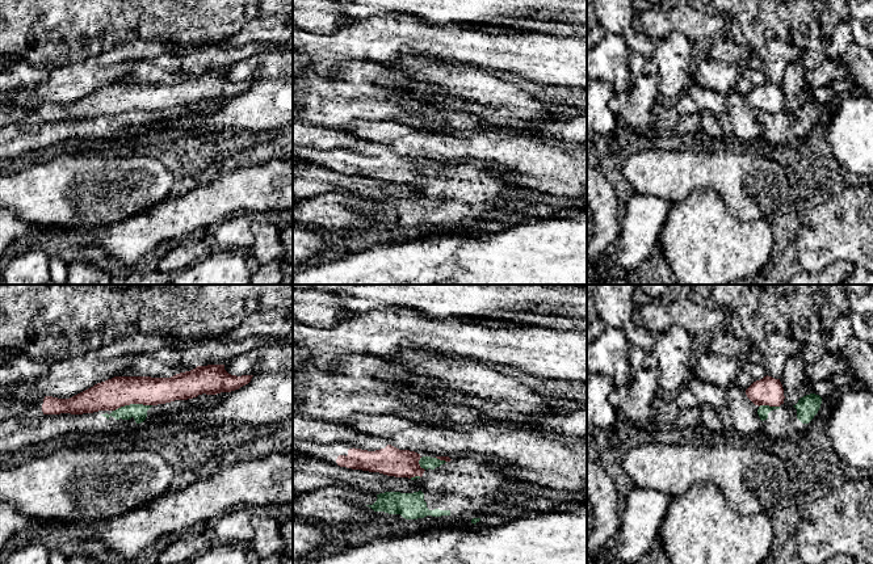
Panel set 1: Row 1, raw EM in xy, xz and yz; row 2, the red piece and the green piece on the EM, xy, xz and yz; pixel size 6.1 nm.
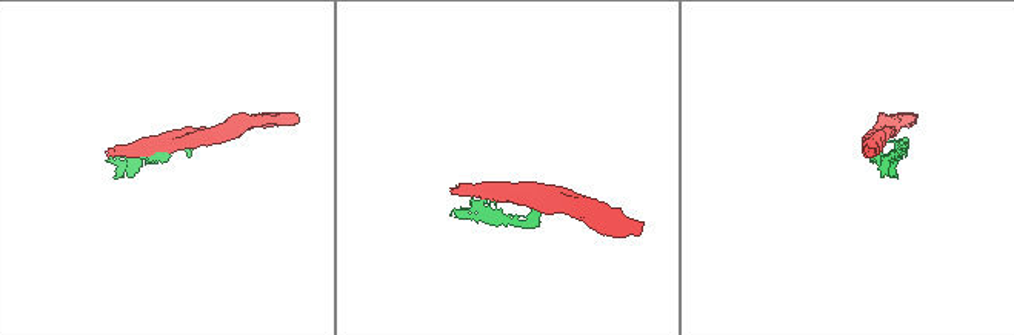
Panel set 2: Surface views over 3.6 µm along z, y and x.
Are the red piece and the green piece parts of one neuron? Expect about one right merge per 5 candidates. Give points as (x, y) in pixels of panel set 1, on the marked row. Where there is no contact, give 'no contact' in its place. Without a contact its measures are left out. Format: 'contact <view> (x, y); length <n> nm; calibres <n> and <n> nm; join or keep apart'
contact xy (131, 403); length 240 nm; calibres 190 and 100 nm; keep apart

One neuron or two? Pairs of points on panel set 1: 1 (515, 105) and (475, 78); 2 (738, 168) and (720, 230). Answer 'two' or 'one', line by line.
1: one
2: two

